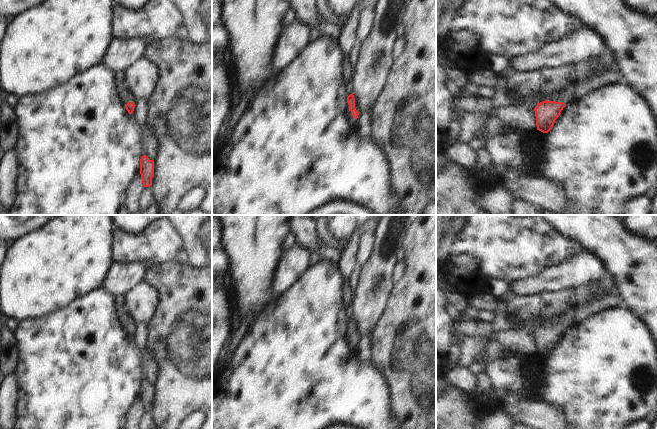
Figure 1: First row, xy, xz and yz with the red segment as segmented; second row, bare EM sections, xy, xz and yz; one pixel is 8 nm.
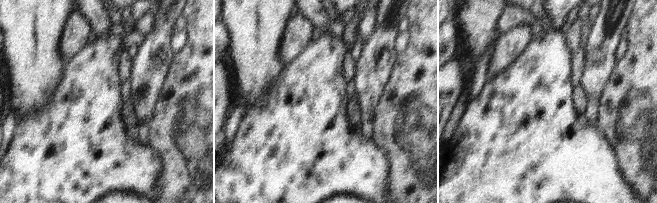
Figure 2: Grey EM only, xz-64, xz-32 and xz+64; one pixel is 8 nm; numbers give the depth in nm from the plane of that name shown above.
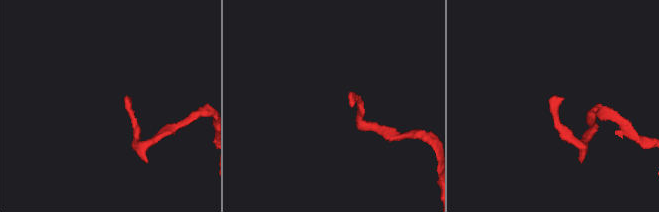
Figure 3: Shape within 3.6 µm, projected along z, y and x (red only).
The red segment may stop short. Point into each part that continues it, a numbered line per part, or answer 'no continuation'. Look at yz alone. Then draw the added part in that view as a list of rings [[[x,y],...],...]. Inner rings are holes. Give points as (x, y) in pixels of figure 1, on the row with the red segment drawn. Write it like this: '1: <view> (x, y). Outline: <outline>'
1: yz (602, 79). Outline: [[[619,70],[602,71],[587,78],[580,84],[574,83],[568,86],[565,90],[556,93],[555,101],[569,104],[600,88],[604,88],[618,82],[624,82],[623,75]]]

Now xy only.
1: xy (125, 95). Outline: [[[124,72],[114,73],[114,85],[124,104],[133,102],[132,94],[127,90],[124,84]]]

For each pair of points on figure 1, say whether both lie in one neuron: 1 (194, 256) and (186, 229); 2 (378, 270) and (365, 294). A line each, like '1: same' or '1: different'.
1: same
2: same

